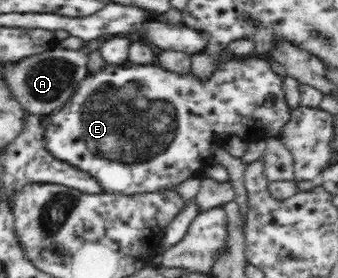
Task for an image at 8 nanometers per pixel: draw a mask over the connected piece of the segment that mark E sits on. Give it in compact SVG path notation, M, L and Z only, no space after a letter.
M226 56L221 64L219 64L216 72L211 76L211 79L207 81L199 80L199 77L195 77L193 70L184 74L178 74L161 68L159 64L155 63L149 66L129 66L127 61L125 61L121 66L113 66L113 64L106 63L105 66L89 73L78 85L73 96L60 108L59 112L46 118L46 131L43 132L43 142L46 150L56 160L75 165L75 167L93 175L105 193L152 193L159 192L163 189L173 189L173 192L177 192L179 185L189 180L189 178L202 177L203 170L213 165L213 159L215 157L213 144L225 148L224 144L231 137L239 137L241 141L246 143L268 139L270 137L278 137L283 126L292 119L292 110L287 105L287 101L285 101L283 78L273 72L271 62L267 59L232 58Z

